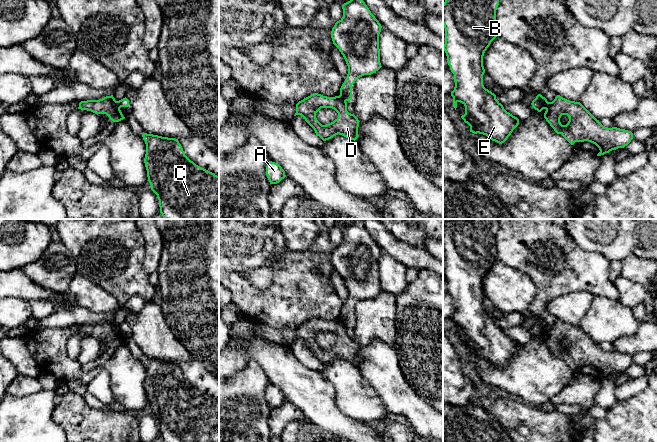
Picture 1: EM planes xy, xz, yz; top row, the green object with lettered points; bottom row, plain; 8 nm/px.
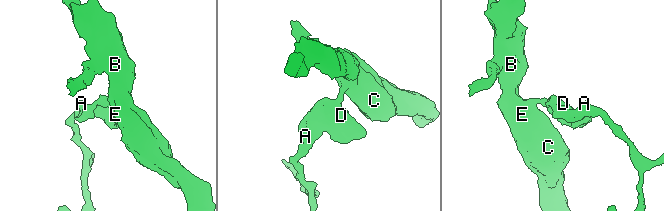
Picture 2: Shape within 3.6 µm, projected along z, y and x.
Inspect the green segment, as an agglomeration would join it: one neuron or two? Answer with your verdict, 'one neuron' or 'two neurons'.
two neurons

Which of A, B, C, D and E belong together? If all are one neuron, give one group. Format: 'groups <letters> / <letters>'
groups A D / B C E

